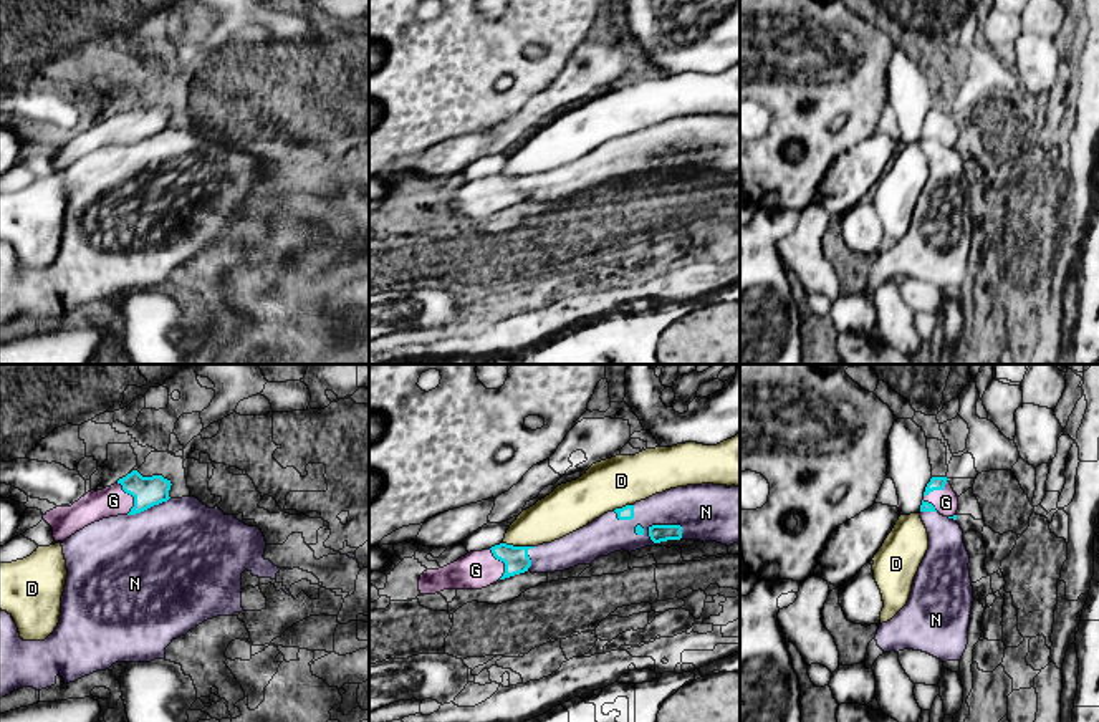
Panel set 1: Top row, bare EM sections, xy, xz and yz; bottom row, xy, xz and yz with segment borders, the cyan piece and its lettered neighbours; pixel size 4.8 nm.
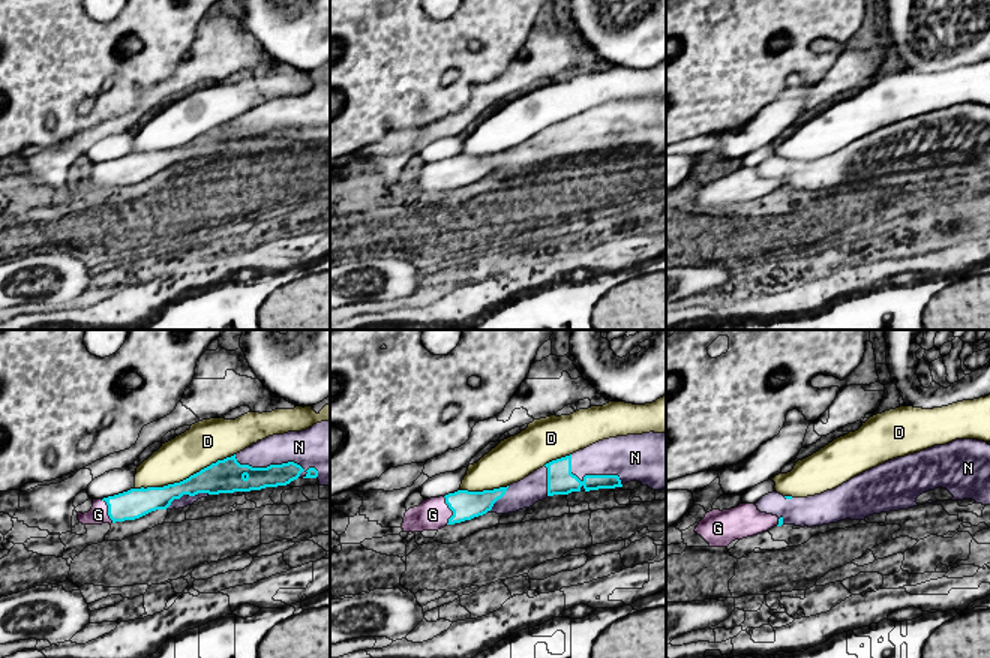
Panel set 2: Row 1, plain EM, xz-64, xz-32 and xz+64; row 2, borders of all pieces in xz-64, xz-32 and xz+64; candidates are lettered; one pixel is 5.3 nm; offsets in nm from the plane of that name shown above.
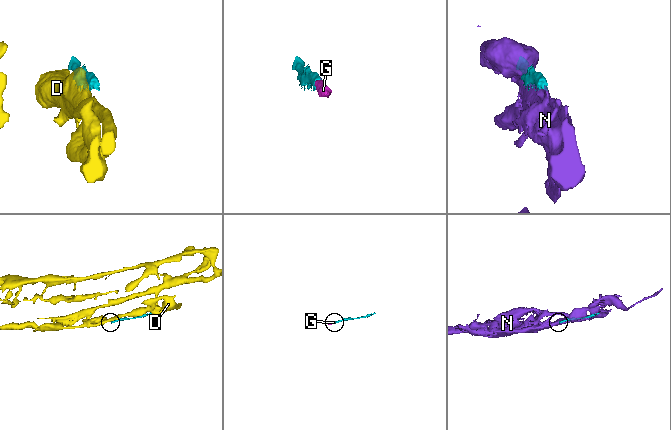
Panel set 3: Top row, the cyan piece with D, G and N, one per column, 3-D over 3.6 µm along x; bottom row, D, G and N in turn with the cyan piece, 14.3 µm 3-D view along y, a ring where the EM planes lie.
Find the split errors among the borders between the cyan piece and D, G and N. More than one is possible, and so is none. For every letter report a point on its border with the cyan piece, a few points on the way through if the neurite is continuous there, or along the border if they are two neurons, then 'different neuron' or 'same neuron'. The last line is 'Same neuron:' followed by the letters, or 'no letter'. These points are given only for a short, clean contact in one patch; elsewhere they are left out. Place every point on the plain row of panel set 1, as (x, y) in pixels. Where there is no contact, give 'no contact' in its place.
D: xz (518, 176) | different neuron
G: xy (133, 125) | across xy (148, 120), (133, 125), (113, 129) | same neuron
N: xz (669, 154) | different neuron
Same neuron: G

